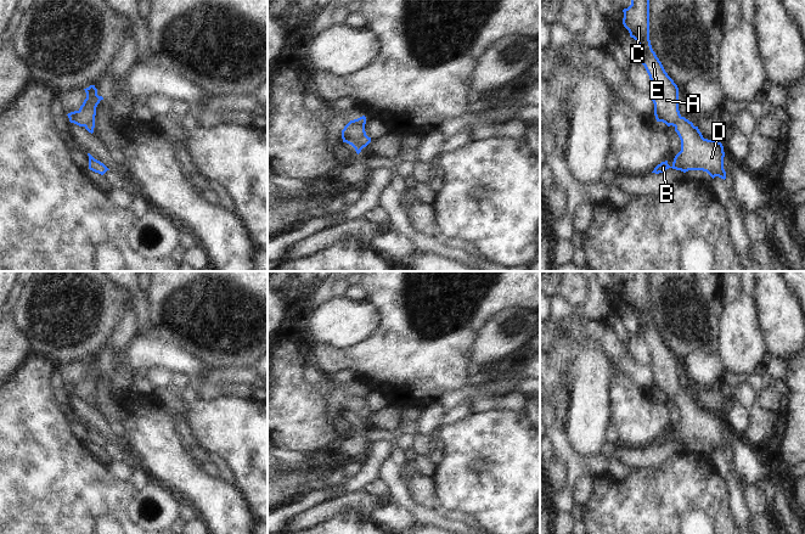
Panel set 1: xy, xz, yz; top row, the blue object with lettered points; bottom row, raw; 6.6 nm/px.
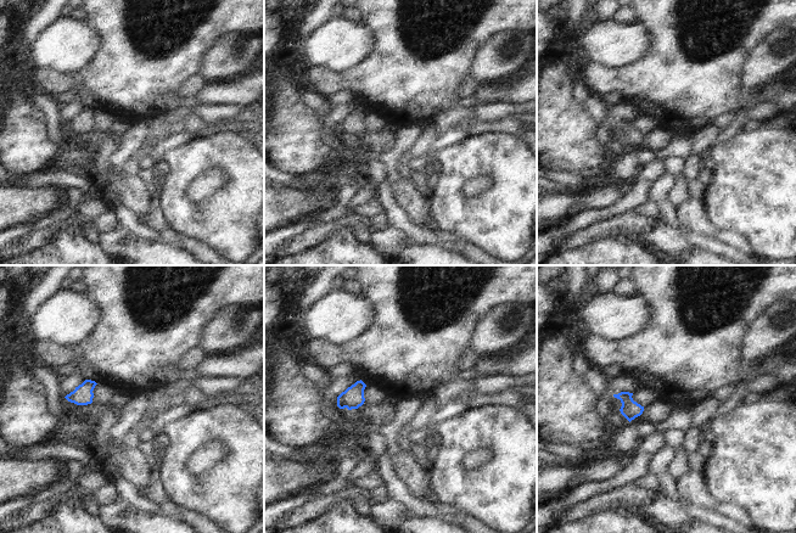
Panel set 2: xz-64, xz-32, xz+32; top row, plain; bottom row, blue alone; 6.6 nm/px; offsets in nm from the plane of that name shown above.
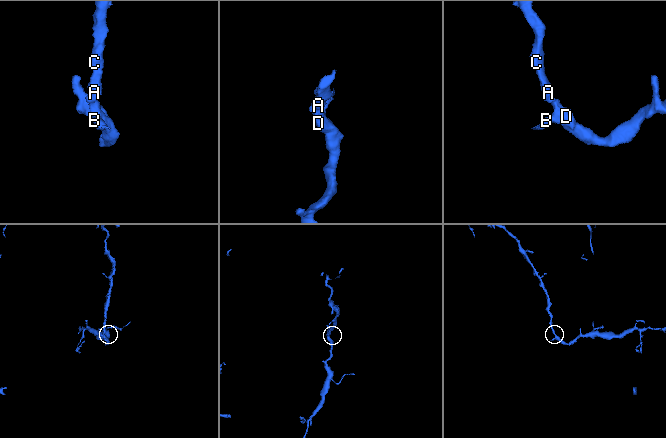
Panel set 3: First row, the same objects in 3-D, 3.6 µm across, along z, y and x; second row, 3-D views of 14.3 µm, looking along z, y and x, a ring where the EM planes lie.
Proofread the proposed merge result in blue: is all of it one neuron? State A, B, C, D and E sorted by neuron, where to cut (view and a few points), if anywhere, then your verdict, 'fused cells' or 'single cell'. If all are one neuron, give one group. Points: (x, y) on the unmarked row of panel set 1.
A B C D E; no cut; single cell

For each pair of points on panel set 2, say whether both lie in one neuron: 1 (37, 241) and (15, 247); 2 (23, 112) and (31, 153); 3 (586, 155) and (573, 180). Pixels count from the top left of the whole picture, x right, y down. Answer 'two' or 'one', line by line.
1: one
2: one
3: two

